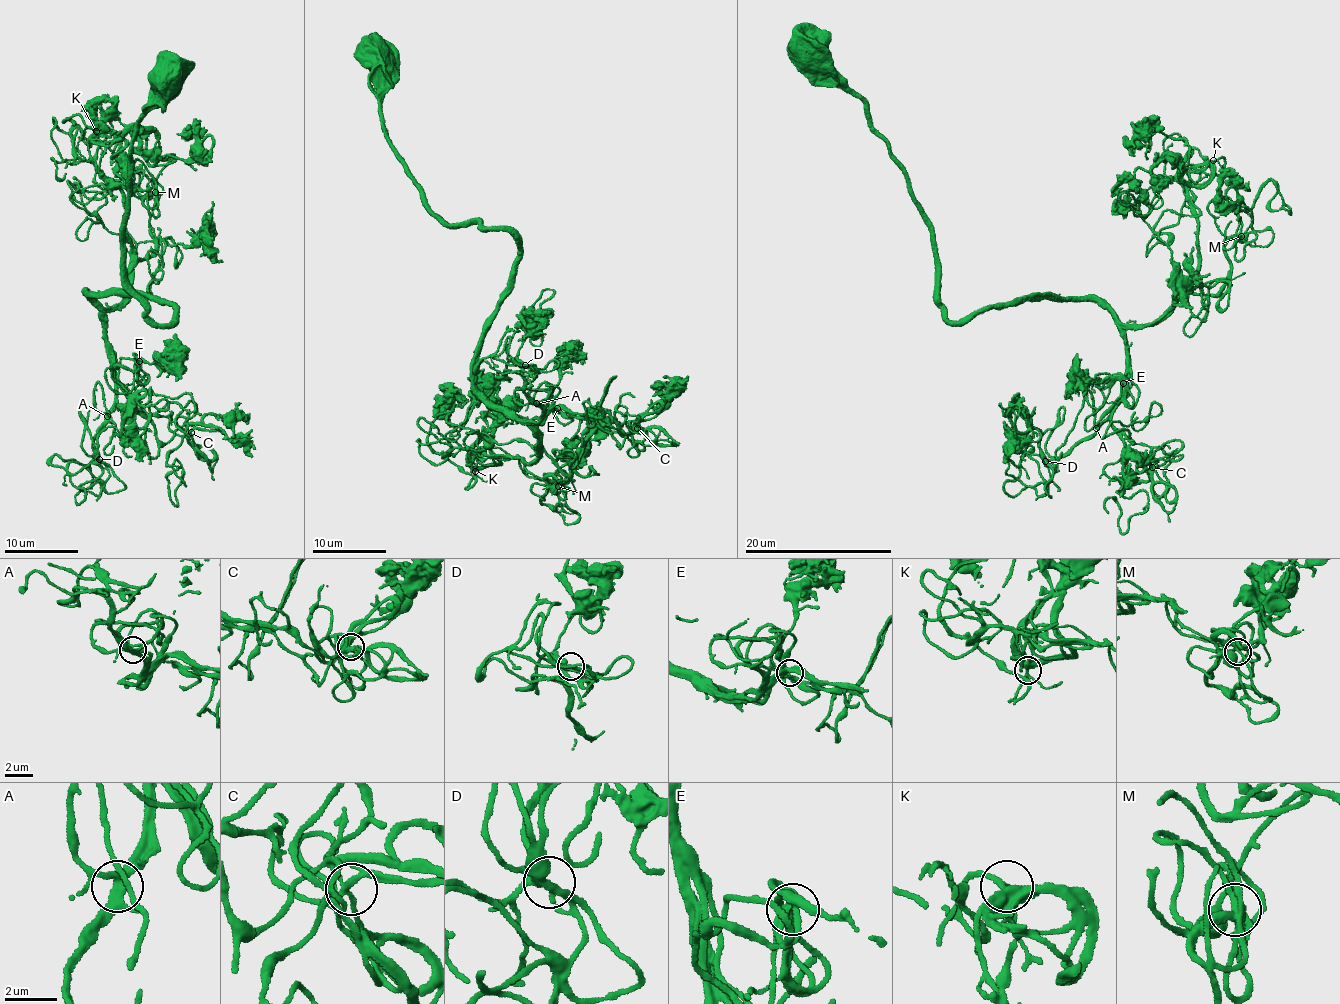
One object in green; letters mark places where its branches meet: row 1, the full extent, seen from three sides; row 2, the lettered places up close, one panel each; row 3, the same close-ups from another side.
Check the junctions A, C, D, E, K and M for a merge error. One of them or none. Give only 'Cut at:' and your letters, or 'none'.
Cut at: none

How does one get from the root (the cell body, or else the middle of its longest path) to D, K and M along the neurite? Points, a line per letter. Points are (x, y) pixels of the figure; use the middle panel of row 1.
D: (372, 54), (383, 128), (428, 209), (515, 241), (514, 286), (484, 335), (475, 392), (536, 422), (525, 365)
K: (372, 54), (428, 209), (519, 250), (473, 386), (538, 448), (475, 471)
M: (372, 54), (383, 128), (428, 209), (515, 241), (473, 386), (530, 429), (570, 478), (558, 486)

